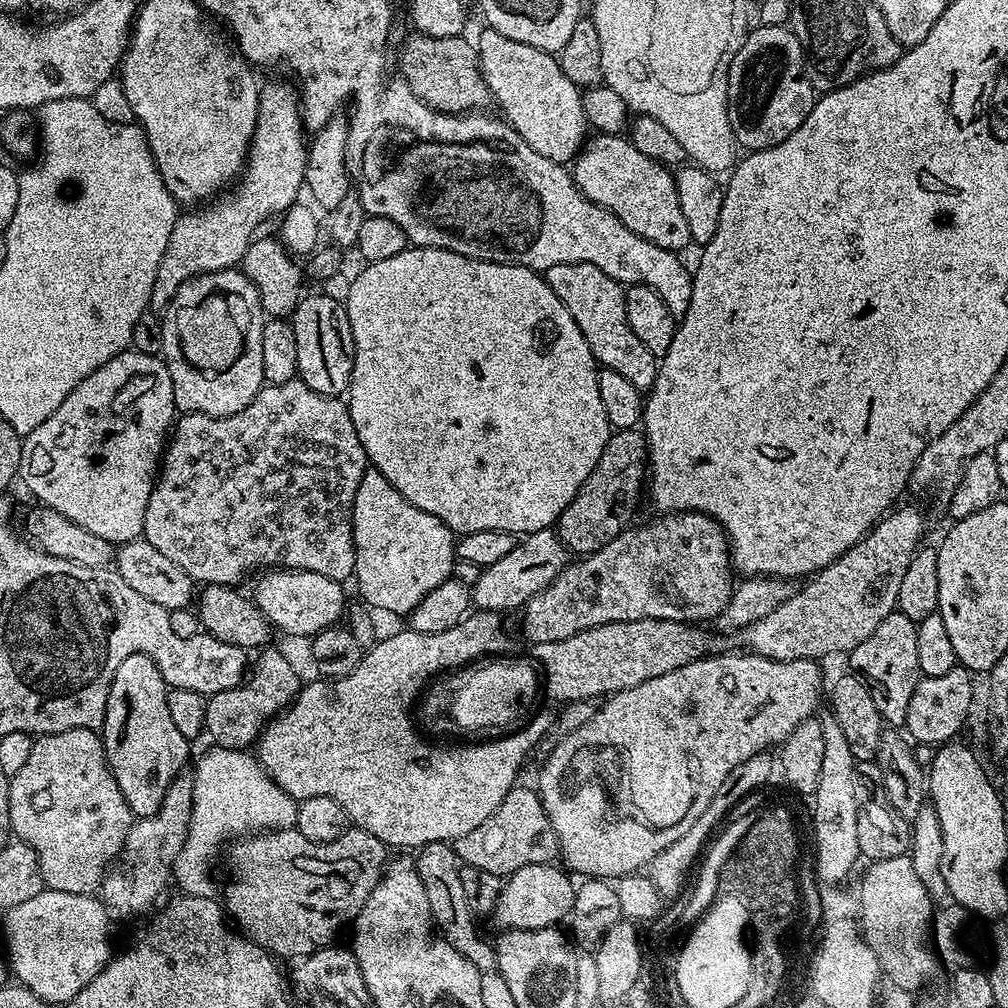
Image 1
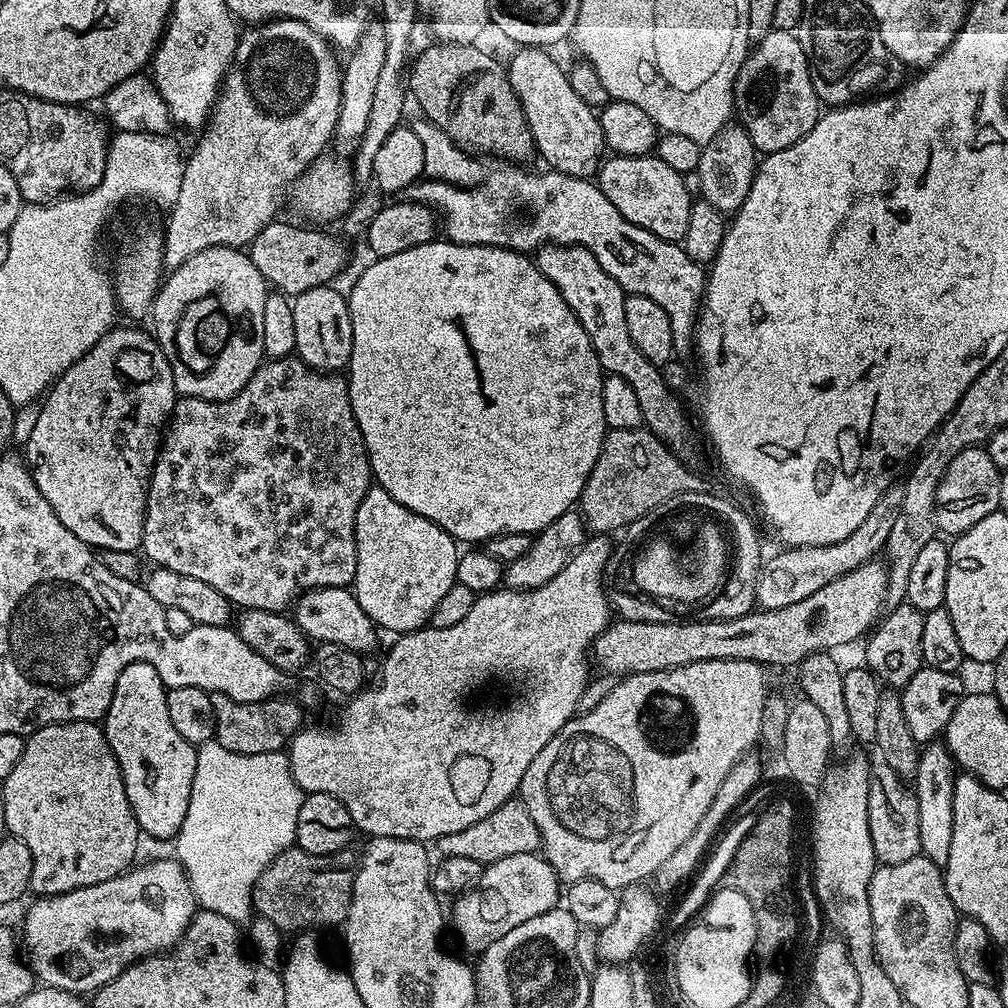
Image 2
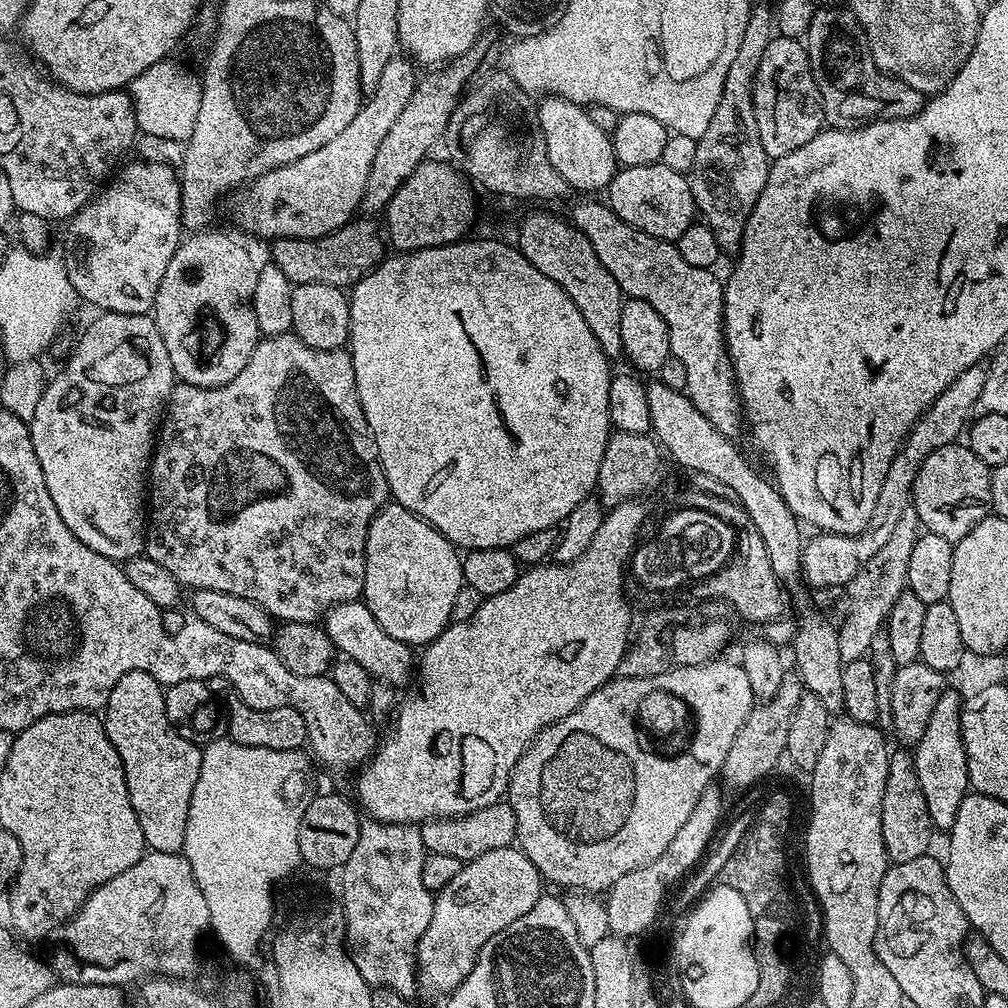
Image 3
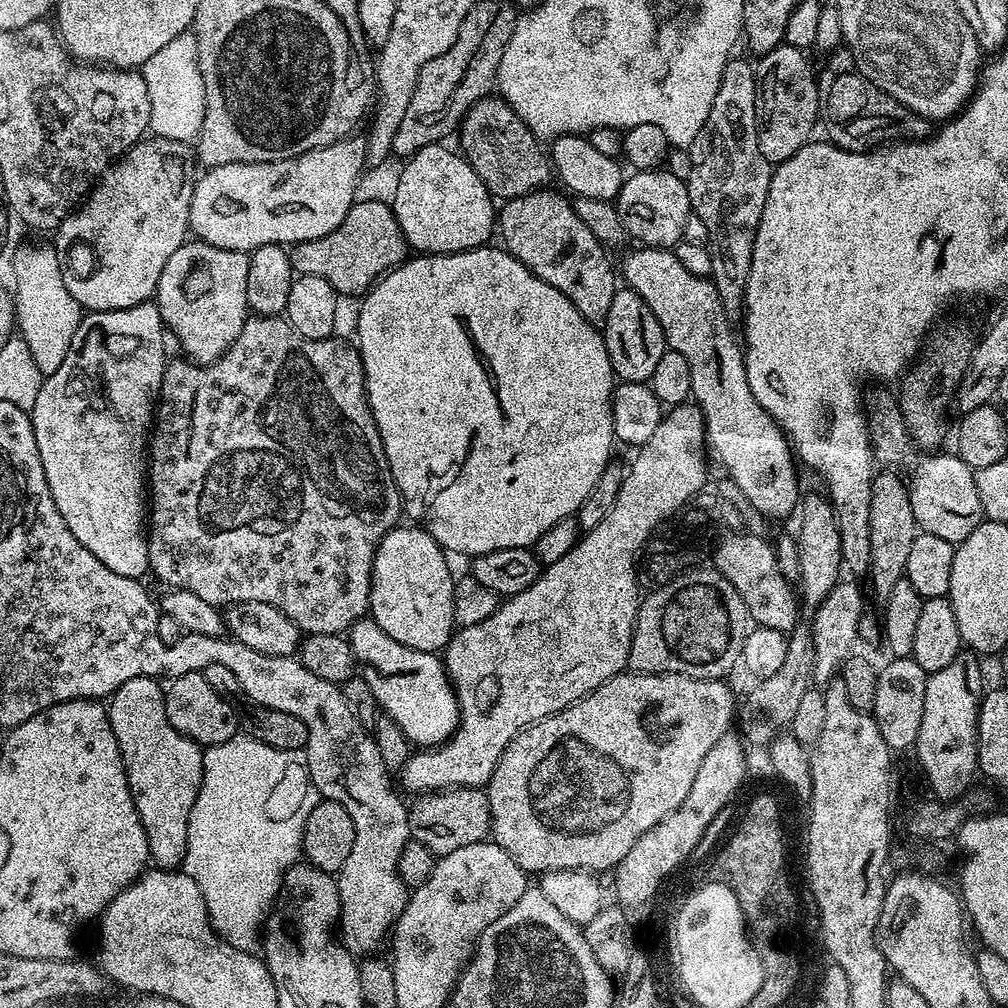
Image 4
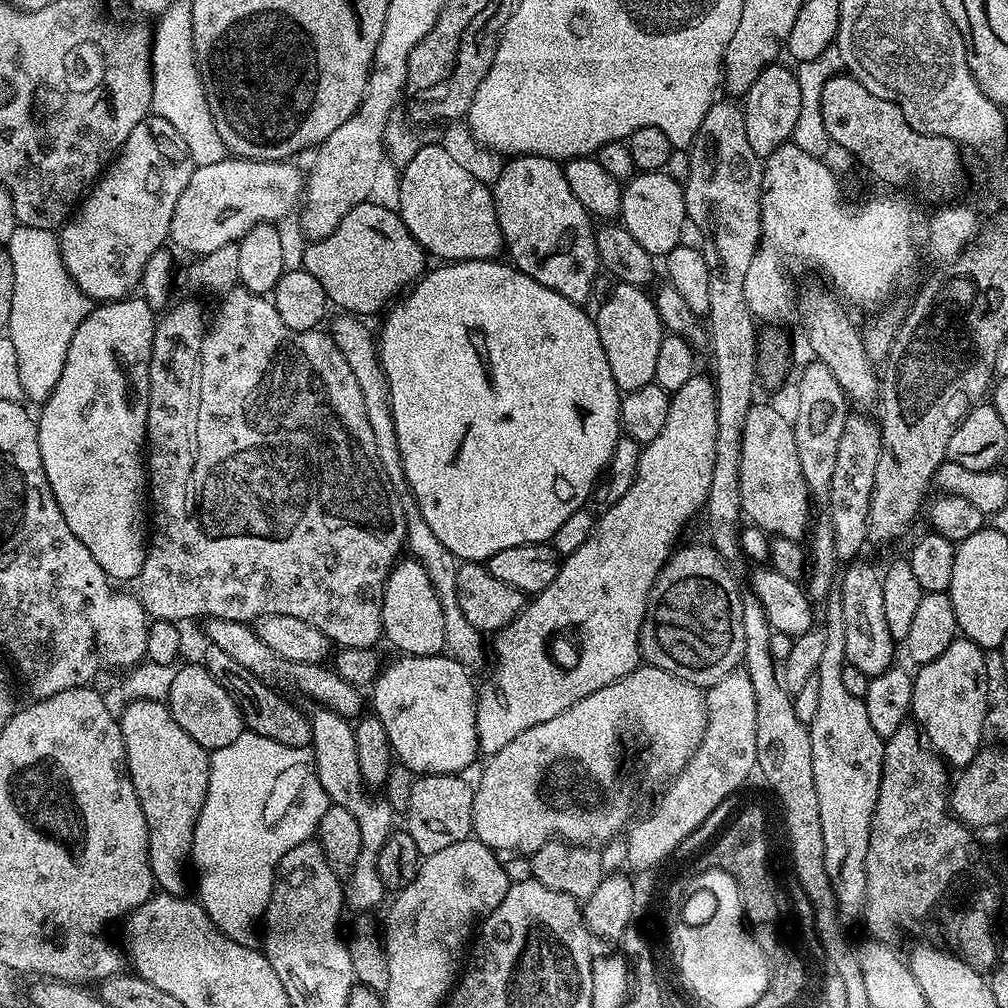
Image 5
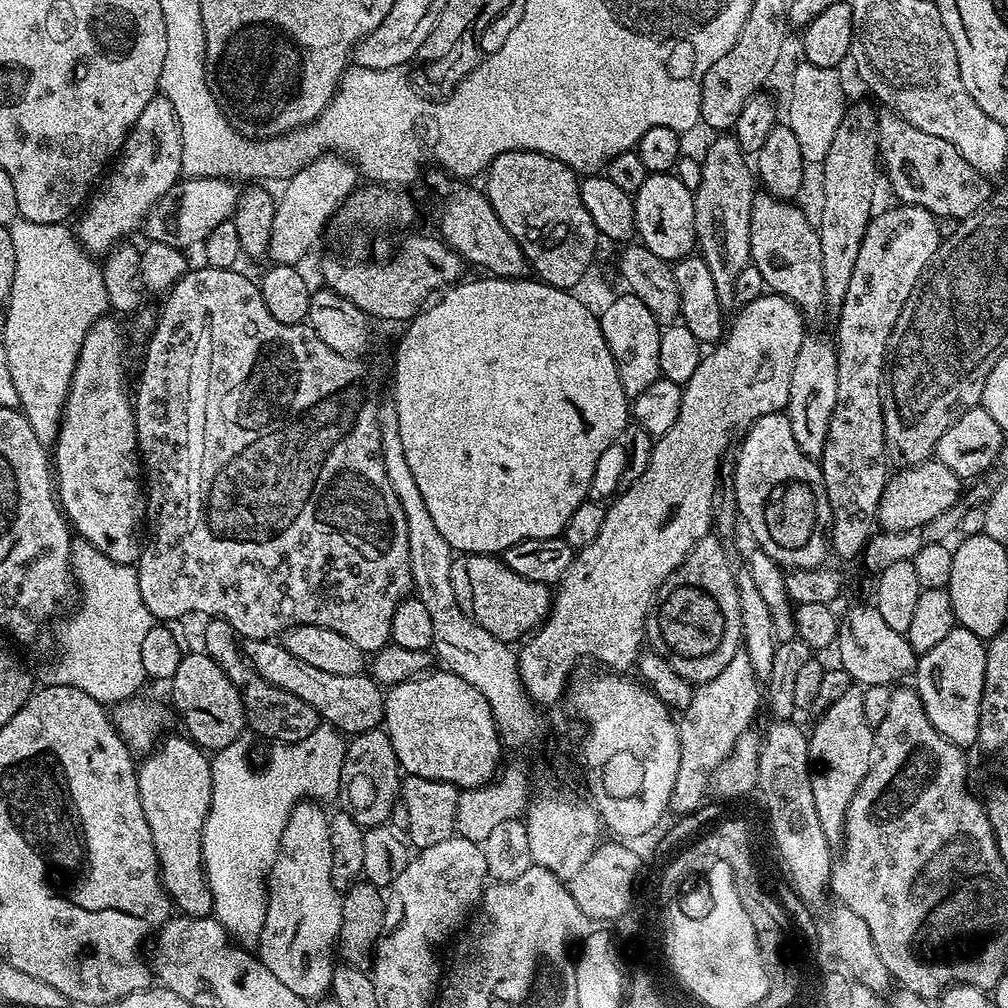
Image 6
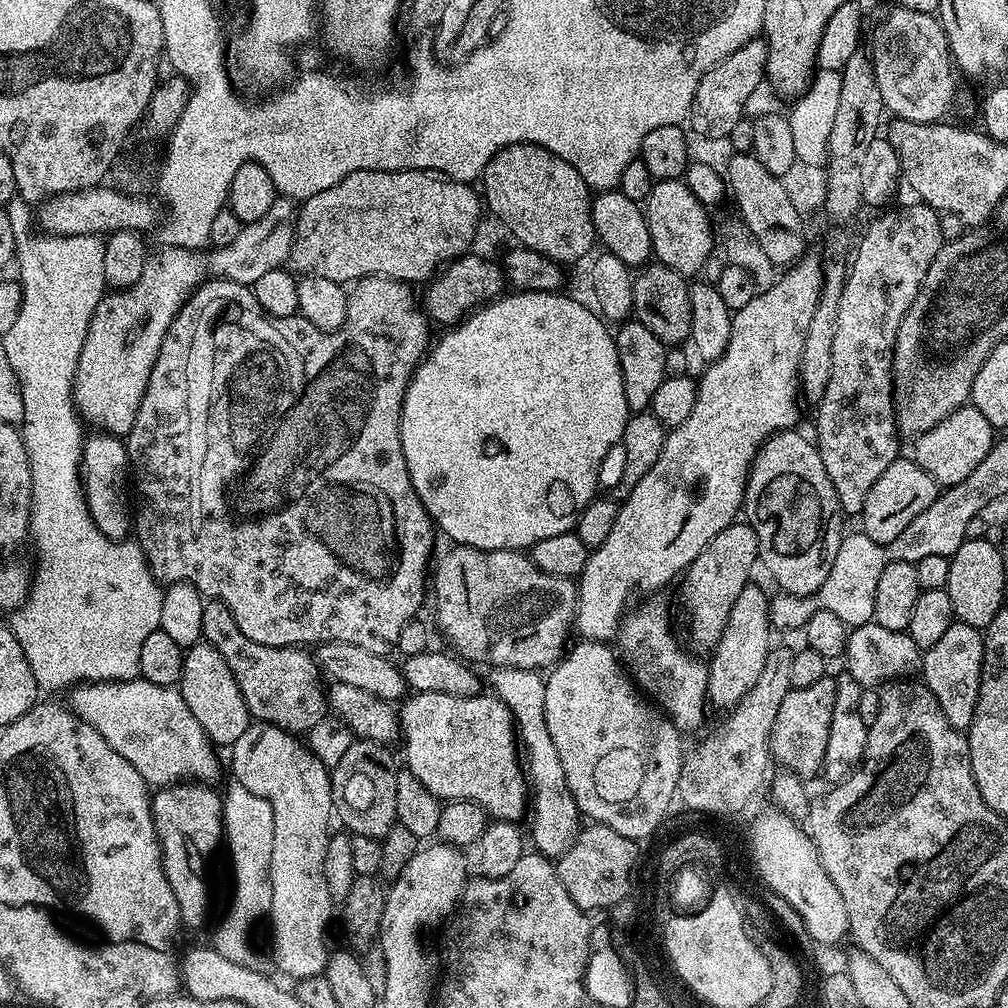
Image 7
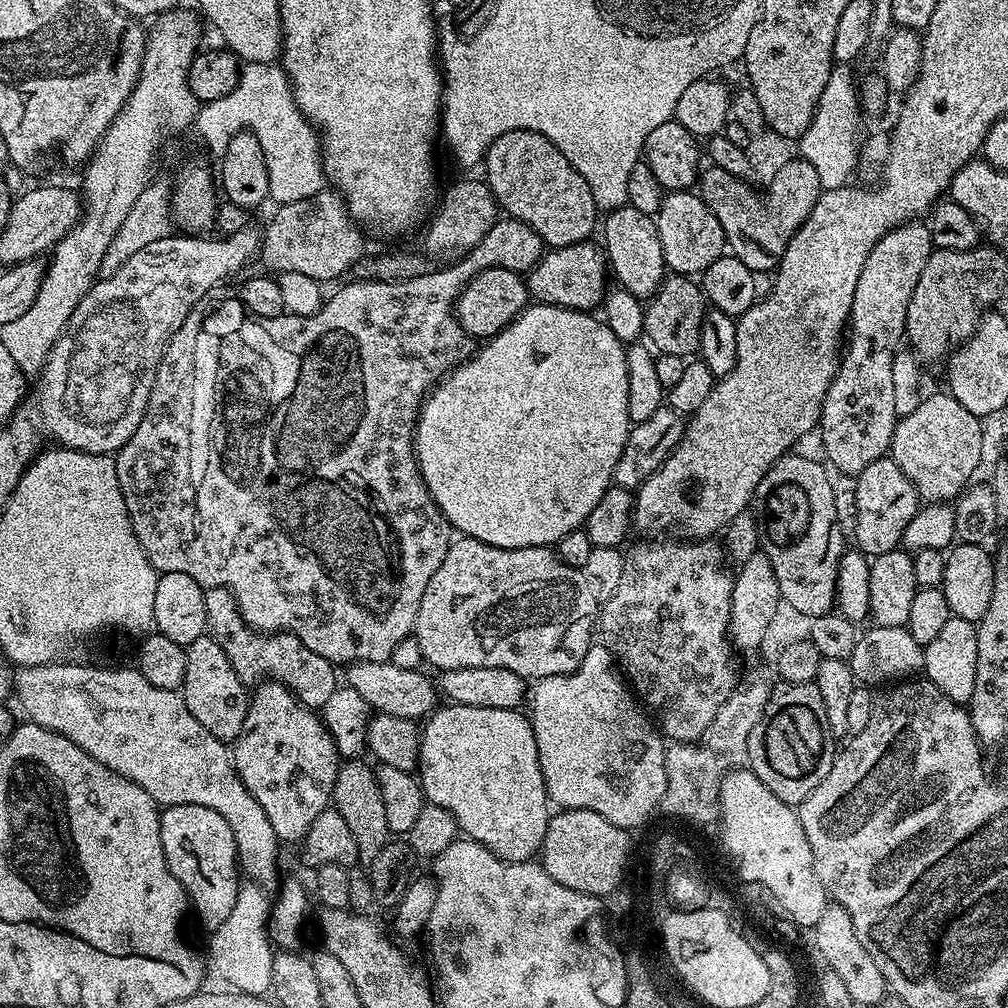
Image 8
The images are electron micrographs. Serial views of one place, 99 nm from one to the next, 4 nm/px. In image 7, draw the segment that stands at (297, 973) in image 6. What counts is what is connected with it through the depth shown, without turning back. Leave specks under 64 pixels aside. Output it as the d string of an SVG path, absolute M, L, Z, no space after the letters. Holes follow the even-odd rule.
M259 722L249 723L248 728L242 734L242 738L238 738L230 746L232 752L232 777L231 779L237 784L246 786L246 790L250 790L250 794L258 794L263 800L268 800L272 807L272 821L274 822L274 842L270 850L270 866L268 867L268 881L270 882L270 910L266 917L266 925L268 924L268 948L272 951L272 960L276 963L276 968L280 972L285 972L286 975L292 976L293 981L308 978L310 976L319 976L323 973L326 962L330 955L330 948L324 945L324 931L328 928L328 923L331 922L332 916L334 920L334 902L330 898L330 890L326 890L326 878L322 870L322 862L326 858L326 846L330 829L328 823L333 823L334 809L332 807L332 778L330 769L320 759L317 758L303 743L300 744L295 735L281 728L276 728L273 724L261 724Z

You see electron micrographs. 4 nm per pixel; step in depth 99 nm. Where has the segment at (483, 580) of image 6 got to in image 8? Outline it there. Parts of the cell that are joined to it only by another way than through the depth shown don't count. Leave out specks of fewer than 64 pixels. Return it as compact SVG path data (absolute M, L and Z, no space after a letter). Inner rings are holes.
M467 538L453 539L452 545L446 550L446 558L442 558L442 566L434 570L434 578L426 586L426 594L422 594L422 602L418 606L418 618L414 635L418 646L422 646L425 661L433 664L436 670L458 670L466 666L498 666L502 670L514 670L514 674L531 678L539 682L546 676L566 675L575 671L582 662L589 647L594 644L594 629L602 607L601 601L596 601L596 592L588 581L587 571L566 566L551 547L542 548L499 548L486 542L469 540Z

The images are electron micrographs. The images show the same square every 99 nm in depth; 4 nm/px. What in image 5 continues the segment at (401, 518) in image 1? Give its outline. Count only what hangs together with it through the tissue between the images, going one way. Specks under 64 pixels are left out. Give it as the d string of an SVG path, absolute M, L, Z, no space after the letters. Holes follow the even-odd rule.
M404 559L397 562L392 568L384 587L384 597L382 598L383 639L389 640L397 648L397 653L405 656L441 655L445 651L444 639L446 638L446 626L442 618L442 602L438 602L438 594L434 590L424 567L416 560Z

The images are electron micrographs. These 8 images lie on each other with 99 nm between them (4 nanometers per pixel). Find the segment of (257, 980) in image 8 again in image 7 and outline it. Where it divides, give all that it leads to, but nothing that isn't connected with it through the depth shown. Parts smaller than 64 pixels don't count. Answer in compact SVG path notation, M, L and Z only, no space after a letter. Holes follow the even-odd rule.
M235 782L223 789L222 805L224 816L223 843L228 844L228 864L232 867L232 901L228 904L228 913L220 920L216 928L214 947L222 958L238 962L247 968L259 969L260 956L252 949L252 927L263 921L270 910L270 850L274 842L274 822L272 807L268 800L258 794L250 794L246 786Z

